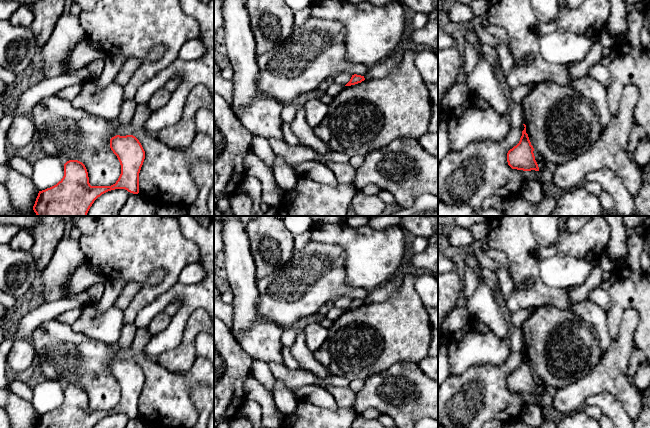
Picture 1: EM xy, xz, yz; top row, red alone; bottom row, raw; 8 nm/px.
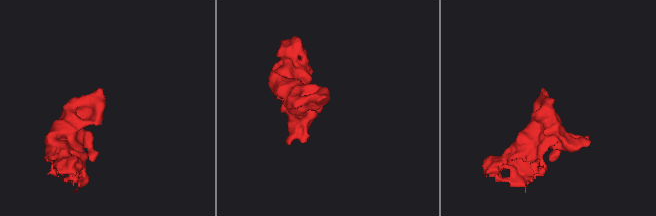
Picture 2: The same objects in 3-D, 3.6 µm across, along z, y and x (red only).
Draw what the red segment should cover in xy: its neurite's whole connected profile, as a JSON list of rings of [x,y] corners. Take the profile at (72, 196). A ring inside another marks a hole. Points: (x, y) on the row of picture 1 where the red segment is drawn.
[[[116,135],[110,139],[110,148],[121,165],[121,174],[111,186],[91,186],[85,165],[78,160],[64,164],[64,176],[54,186],[39,191],[33,210],[37,216],[87,216],[94,201],[102,194],[125,189],[139,193],[139,173],[145,151],[133,135]]]

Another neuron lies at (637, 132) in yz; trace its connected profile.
[[[635,121],[629,137],[627,151],[632,155],[637,147],[639,140],[646,134],[645,130],[639,126]]]

